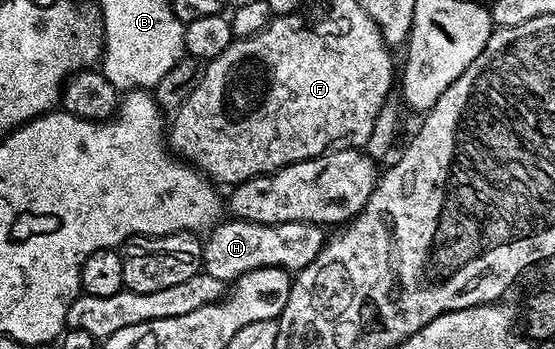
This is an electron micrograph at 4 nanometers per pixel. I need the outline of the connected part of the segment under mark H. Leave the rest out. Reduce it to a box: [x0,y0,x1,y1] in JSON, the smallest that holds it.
[202,219,325,283]

